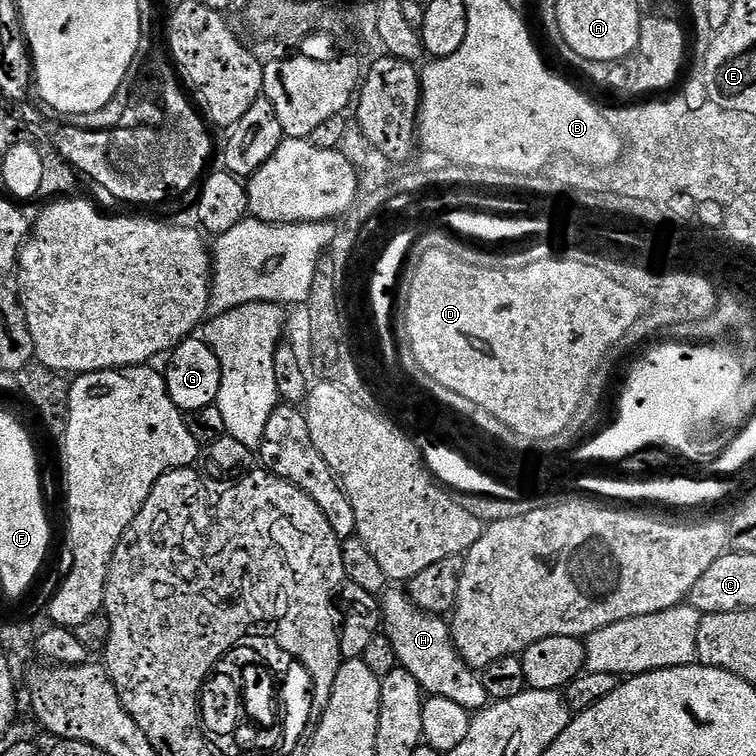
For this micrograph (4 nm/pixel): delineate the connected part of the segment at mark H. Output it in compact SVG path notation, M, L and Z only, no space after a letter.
M392 586L383 593L380 600L382 632L393 644L396 663L405 668L420 683L421 689L428 696L450 698L450 702L458 702L470 714L481 712L487 708L490 699L486 686L481 680L481 673L470 667L460 657L456 643L452 640L449 621L444 616L435 616L412 601L407 591Z

